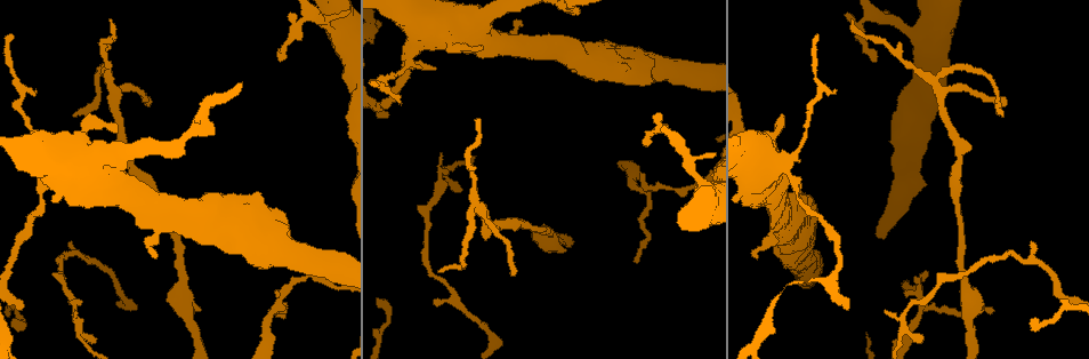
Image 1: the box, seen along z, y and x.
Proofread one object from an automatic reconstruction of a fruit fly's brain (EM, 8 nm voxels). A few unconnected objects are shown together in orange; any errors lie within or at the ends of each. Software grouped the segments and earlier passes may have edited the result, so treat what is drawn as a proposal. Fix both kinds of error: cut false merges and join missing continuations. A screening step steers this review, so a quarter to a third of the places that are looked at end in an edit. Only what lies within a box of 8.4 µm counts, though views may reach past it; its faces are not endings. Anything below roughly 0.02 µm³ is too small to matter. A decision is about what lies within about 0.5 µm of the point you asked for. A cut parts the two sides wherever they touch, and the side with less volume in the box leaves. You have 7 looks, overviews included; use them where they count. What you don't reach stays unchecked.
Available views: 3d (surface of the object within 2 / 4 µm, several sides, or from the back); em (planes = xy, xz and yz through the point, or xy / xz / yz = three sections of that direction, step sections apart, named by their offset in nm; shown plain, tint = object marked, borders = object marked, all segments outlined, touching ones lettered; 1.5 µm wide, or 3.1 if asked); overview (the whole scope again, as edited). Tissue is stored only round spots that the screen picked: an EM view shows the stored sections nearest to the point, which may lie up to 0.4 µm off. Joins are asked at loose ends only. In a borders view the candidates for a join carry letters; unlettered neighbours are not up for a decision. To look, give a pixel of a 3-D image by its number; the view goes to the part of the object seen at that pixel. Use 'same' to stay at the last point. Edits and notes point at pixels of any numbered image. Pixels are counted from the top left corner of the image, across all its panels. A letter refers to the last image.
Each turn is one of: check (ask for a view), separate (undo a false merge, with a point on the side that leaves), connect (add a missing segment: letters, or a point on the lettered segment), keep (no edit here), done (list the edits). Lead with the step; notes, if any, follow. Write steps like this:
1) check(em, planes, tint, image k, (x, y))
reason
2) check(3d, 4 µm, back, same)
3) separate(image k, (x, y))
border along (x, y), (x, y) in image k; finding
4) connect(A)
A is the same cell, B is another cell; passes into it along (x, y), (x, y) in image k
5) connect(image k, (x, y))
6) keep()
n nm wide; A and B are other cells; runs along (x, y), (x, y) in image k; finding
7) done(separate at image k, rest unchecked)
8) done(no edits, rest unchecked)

check(em, xy, step 8, tint, image 1, (923, 278))

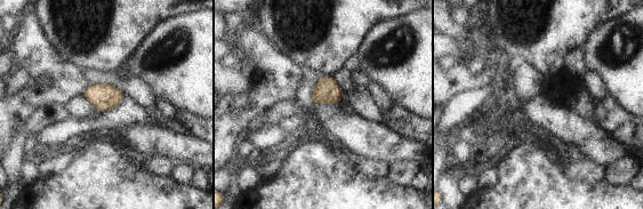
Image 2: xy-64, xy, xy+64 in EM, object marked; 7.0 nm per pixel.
check(em, planes, tint, same)

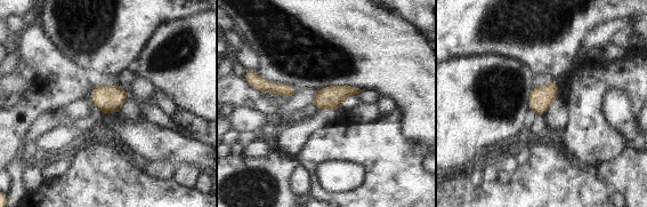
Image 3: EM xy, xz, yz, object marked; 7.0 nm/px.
check(em, planes, borders, same)

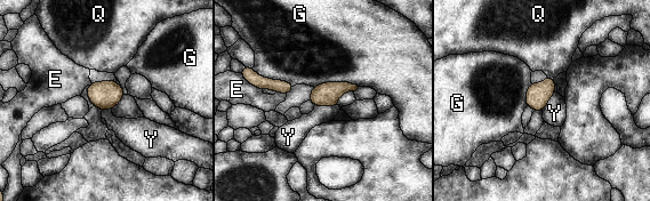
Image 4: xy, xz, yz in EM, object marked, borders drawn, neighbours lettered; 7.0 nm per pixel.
keep()
E, G, Q and Y are other cells; continuous, no second neuron

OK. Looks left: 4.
check(em, planes, borders, image 1, (262, 193))
thick end

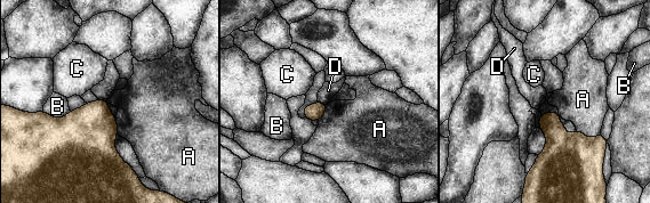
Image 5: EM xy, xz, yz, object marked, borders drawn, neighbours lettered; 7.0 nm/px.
keep()
A, B, C and D are other cells; border along (576, 129), (590, 138), (600, 134) in image 5; none of them fits

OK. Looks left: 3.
check(em, planes, borders, image 1, (476, 121))

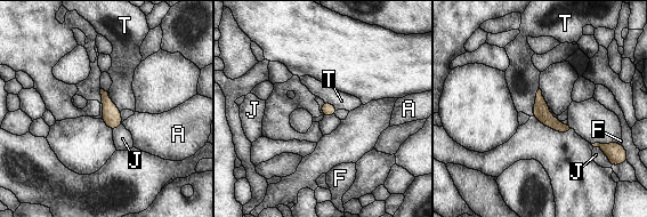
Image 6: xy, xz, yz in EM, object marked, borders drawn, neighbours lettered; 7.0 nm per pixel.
keep()
A, F, J and T are other cells; border along (539, 86), (533, 105) in image 6; none of them fits

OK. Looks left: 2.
done(no edits, rest unchecked)

